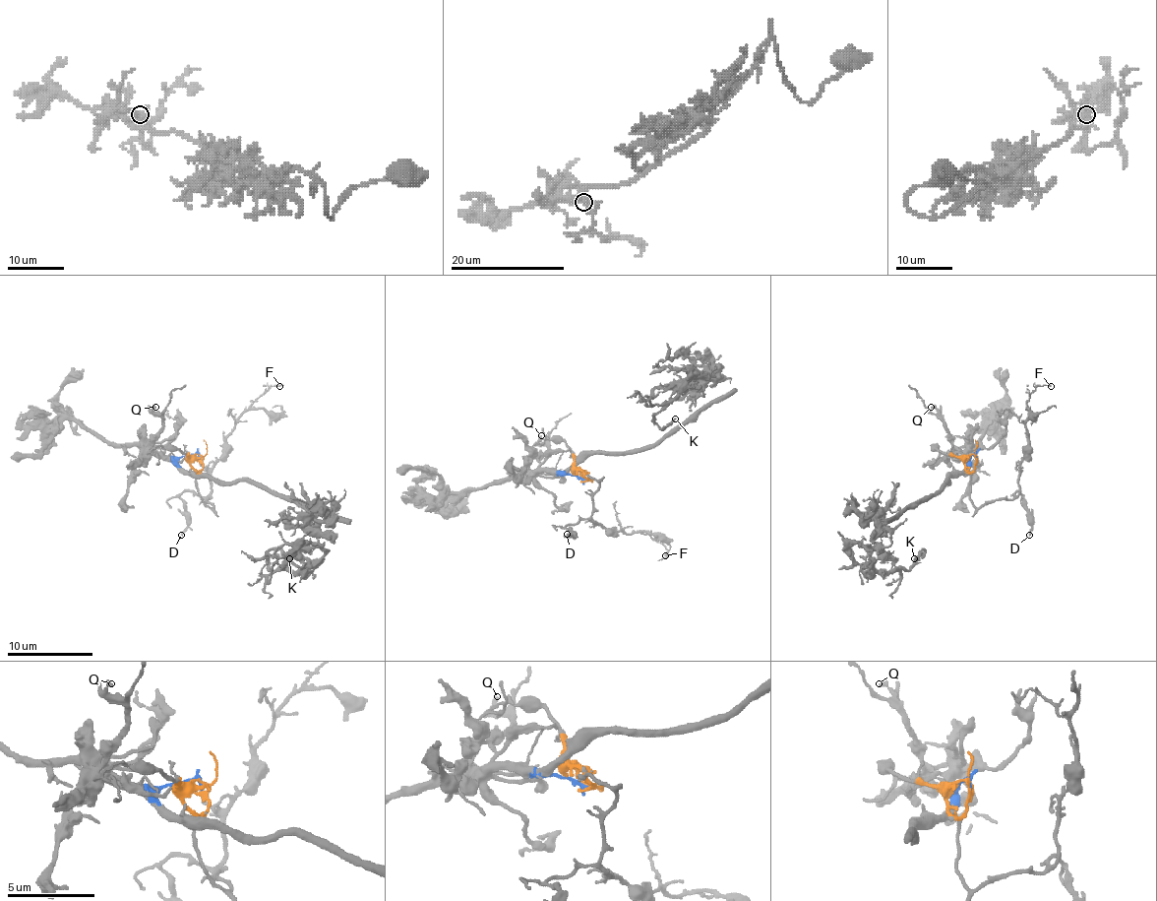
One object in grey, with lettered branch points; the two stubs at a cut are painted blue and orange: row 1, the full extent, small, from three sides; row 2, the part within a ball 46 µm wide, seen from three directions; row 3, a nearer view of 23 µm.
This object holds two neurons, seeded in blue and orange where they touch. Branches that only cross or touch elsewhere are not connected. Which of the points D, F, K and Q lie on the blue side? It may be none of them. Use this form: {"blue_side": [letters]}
{"blue_side": ["K", "Q"]}

